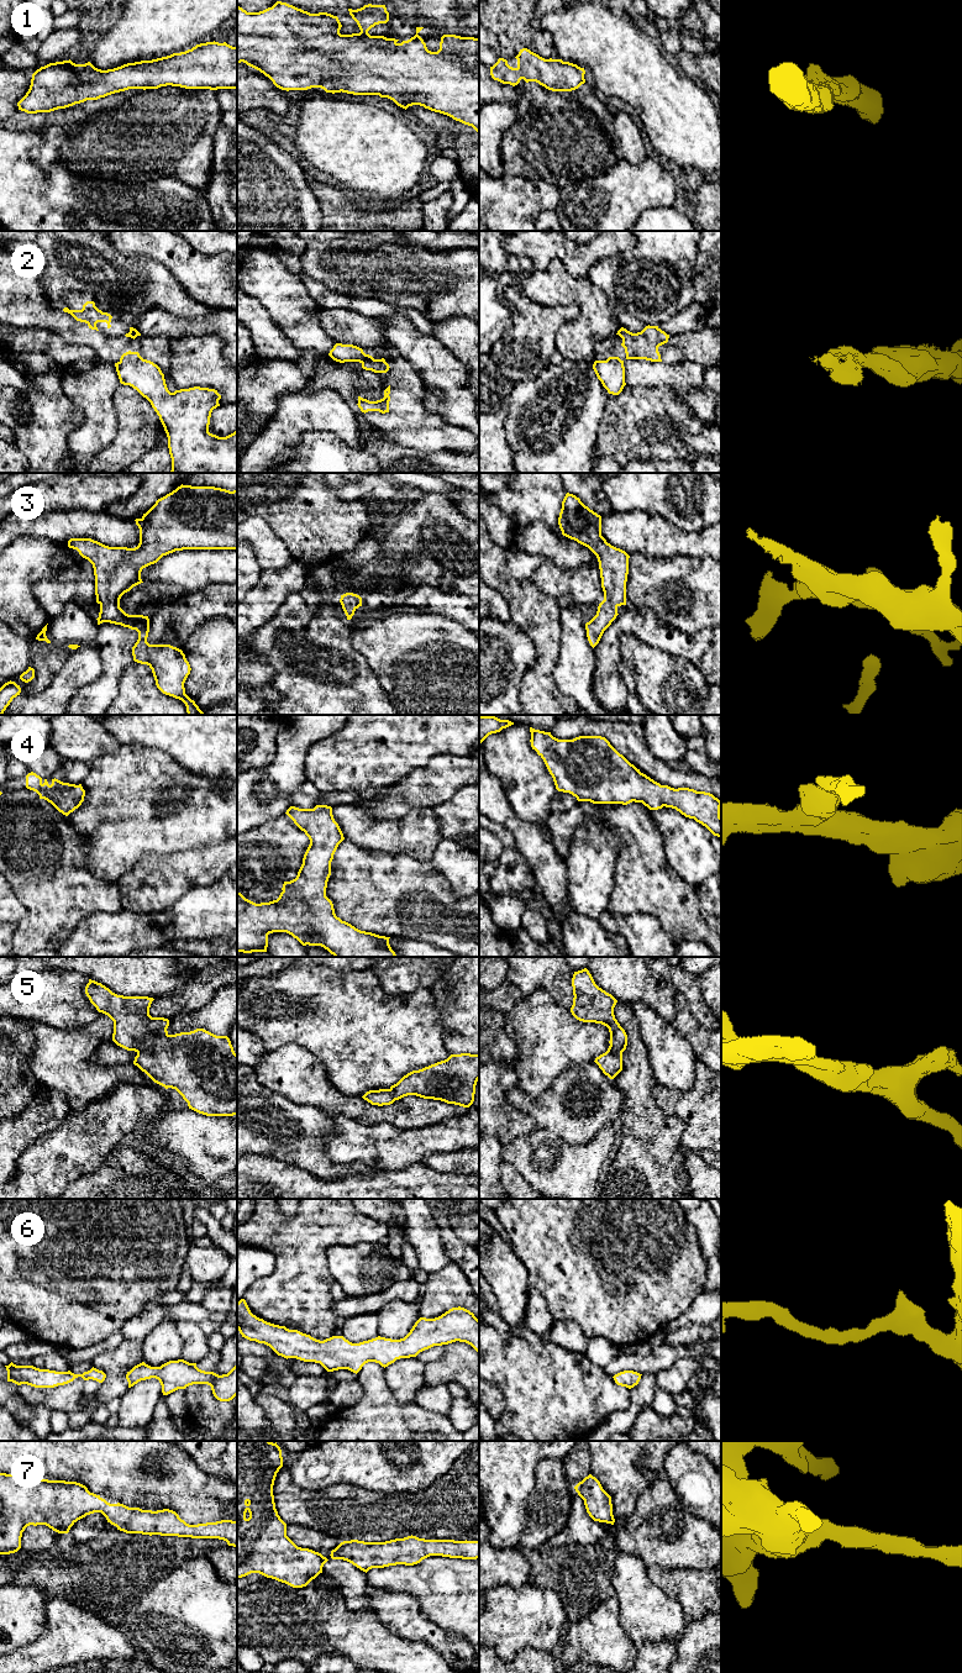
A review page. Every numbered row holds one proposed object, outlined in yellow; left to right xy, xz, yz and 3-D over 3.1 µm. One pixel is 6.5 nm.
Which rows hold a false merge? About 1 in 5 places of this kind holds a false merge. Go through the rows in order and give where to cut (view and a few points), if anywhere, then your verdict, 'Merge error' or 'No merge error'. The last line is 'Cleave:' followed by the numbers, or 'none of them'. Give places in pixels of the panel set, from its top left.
1: No split. No merge error
2: Split along xy (142, 358), (122, 359), (120, 362). Merge error
3: No split. No merge error
4: No split. No merge error
5: No split. No merge error
6: No split. No merge error
7: No split. No merge error
Cleave: 2

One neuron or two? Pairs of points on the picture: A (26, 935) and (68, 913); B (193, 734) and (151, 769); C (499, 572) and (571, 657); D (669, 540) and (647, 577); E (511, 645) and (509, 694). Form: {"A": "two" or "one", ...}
{"A": "one", "B": "two", "C": "two", "D": "two", "E": "one"}

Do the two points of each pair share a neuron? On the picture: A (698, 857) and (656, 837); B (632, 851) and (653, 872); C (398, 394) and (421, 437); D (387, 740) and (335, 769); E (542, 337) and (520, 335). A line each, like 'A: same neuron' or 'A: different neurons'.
A: different neurons
B: same neuron
C: same neuron
D: same neuron
E: same neuron

